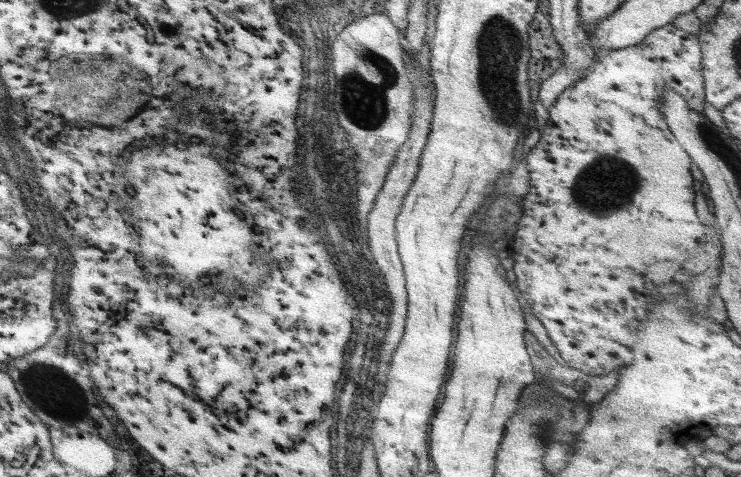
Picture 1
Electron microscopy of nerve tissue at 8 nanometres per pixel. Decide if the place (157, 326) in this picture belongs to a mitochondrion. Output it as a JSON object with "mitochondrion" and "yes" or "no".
{"mitochondrion":"no"}

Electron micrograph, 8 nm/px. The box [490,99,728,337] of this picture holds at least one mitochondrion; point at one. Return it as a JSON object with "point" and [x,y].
{"point":[599,189]}

